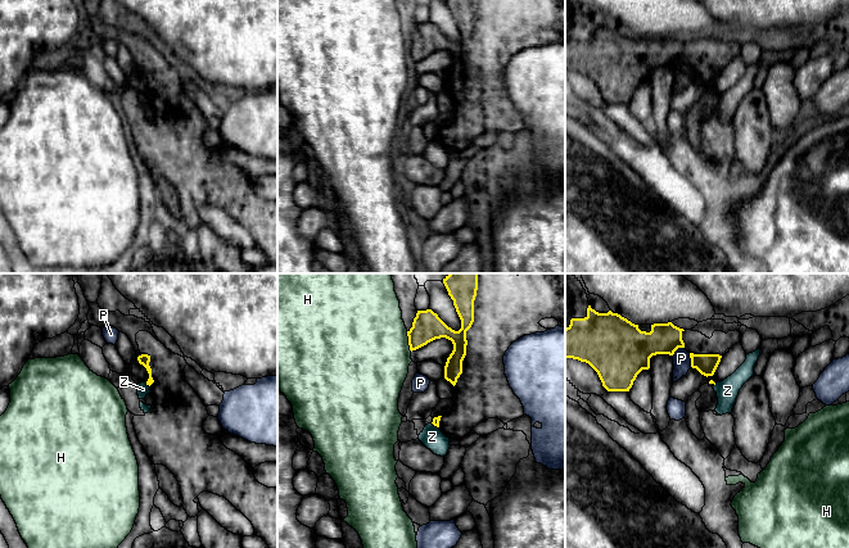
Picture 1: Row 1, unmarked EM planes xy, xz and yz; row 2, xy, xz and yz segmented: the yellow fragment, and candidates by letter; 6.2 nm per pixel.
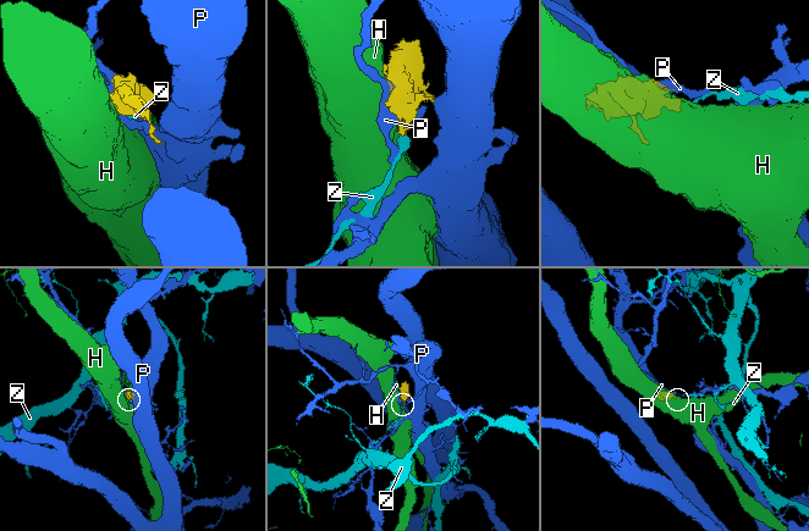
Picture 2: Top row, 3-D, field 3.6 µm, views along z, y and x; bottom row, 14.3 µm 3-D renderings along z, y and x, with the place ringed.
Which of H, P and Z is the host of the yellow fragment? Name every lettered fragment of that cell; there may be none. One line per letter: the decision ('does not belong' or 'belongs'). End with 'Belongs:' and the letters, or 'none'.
H: does not belong
P: does not belong
Z: does not belong
Belongs: none

